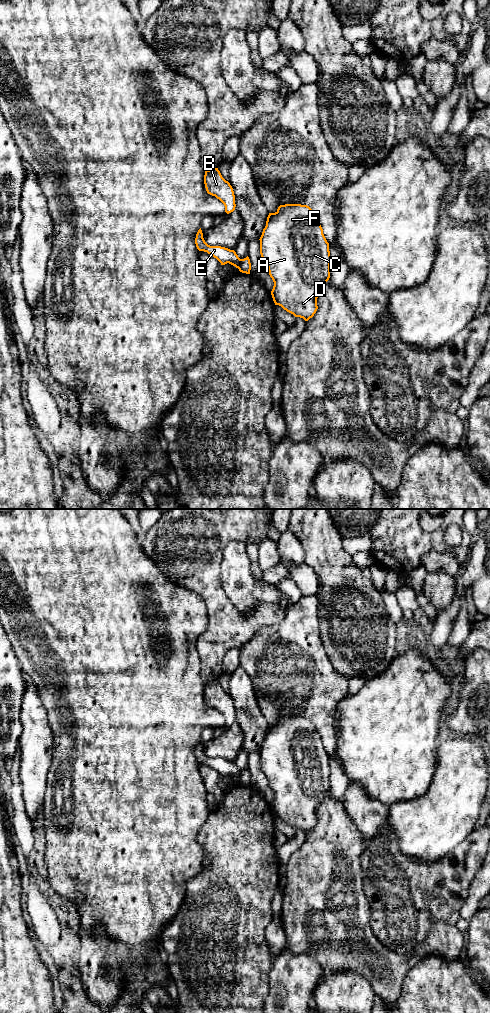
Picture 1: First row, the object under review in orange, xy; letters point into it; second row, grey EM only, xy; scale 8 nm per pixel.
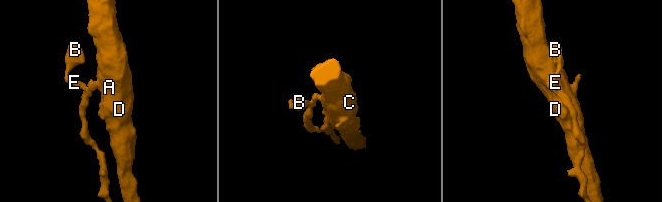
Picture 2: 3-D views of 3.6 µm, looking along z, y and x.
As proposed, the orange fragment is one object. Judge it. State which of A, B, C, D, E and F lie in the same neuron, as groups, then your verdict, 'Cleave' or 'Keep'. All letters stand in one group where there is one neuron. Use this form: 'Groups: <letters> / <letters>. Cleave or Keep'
Groups: A C D F / B E. Cleave

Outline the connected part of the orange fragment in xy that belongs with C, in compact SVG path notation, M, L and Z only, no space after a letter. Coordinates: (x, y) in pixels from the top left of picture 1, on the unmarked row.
M301 716L280 717L275 725L269 725L266 738L259 752L261 769L265 773L269 787L274 794L271 807L275 817L281 818L295 829L308 833L318 821L317 810L330 790L331 774L329 755L312 721Z

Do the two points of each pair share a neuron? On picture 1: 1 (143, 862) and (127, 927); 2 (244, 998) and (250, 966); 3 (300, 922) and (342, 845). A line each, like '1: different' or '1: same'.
1: same
2: same
3: same

